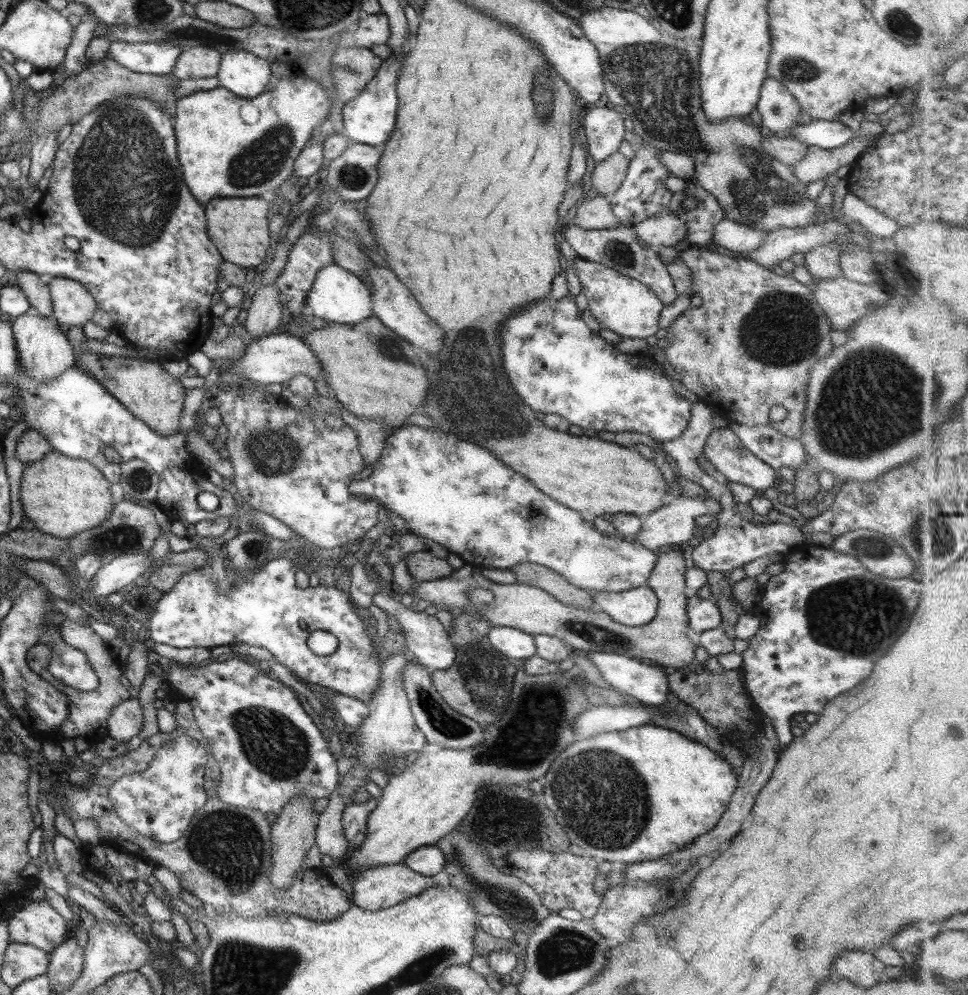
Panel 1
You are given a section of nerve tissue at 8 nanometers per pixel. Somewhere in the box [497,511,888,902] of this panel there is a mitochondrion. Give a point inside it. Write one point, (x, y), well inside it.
(617, 822)

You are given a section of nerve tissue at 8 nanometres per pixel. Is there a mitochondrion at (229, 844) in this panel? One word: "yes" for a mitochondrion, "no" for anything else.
yes

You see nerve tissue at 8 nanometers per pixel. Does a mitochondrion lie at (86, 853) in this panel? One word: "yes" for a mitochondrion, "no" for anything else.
no

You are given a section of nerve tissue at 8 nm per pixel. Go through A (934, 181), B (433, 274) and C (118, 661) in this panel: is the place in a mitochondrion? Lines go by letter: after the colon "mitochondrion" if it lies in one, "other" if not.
A: other
B: other
C: other

